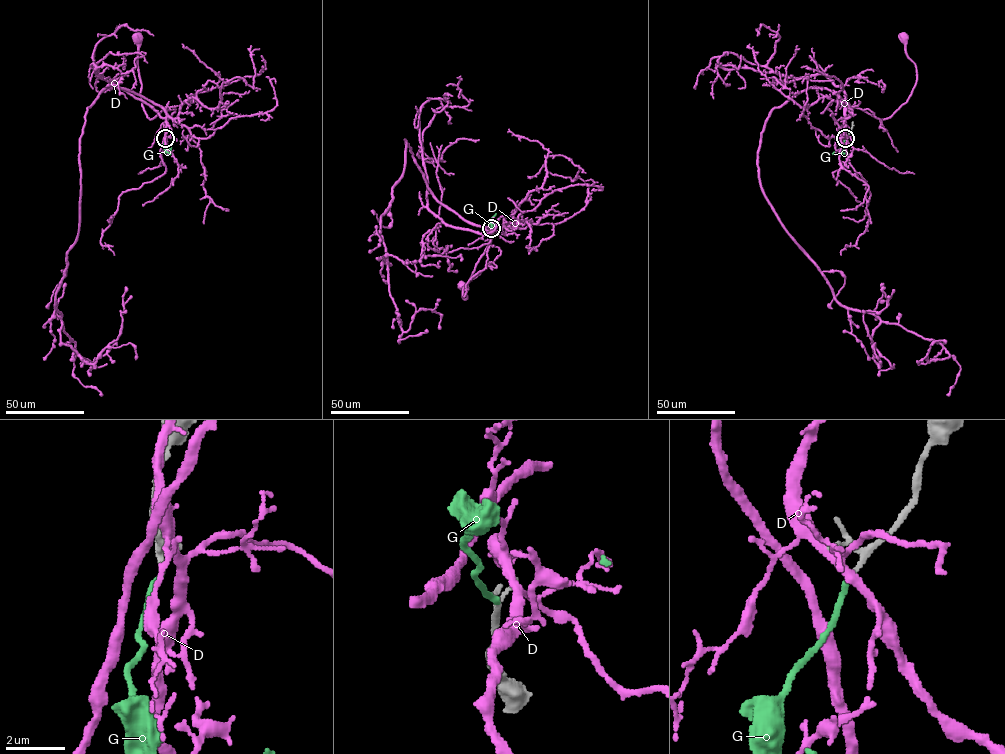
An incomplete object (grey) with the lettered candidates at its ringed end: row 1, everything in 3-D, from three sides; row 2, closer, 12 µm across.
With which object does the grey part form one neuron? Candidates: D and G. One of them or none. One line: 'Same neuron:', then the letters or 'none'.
Same neuron: G

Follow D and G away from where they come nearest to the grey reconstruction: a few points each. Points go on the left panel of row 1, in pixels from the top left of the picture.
D: (166, 137), (165, 107), (150, 119), (142, 105), (137, 37)
G: (165, 138), (164, 147), (170, 154)

